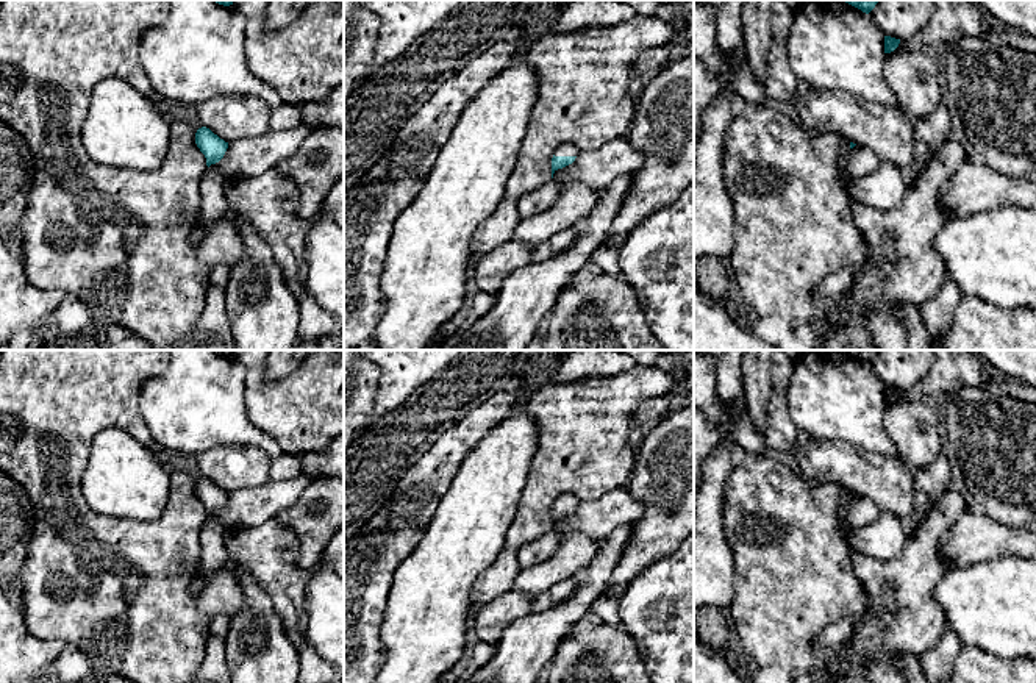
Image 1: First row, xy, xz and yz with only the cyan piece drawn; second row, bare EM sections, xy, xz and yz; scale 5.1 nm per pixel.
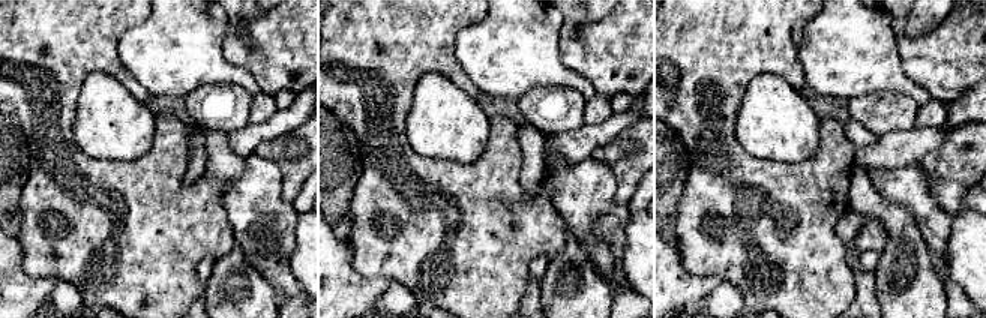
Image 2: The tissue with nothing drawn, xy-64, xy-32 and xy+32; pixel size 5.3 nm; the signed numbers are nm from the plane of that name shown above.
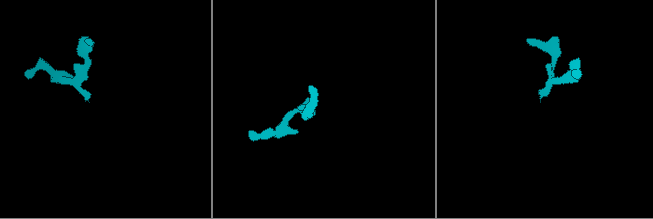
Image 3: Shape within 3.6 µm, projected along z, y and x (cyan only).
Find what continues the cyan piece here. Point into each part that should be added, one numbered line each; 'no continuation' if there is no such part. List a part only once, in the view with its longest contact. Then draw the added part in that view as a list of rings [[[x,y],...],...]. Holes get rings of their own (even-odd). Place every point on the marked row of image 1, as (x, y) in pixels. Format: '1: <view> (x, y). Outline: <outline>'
1: xz (569, 149). Outline: [[[573,142],[561,144],[555,150],[555,156],[578,156],[578,155],[580,155],[580,148]]]

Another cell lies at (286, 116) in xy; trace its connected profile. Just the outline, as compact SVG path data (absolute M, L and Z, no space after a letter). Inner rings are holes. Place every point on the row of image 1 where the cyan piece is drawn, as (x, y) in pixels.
M283 103L272 109L269 119L269 131L288 131L300 123L300 108L291 103Z

